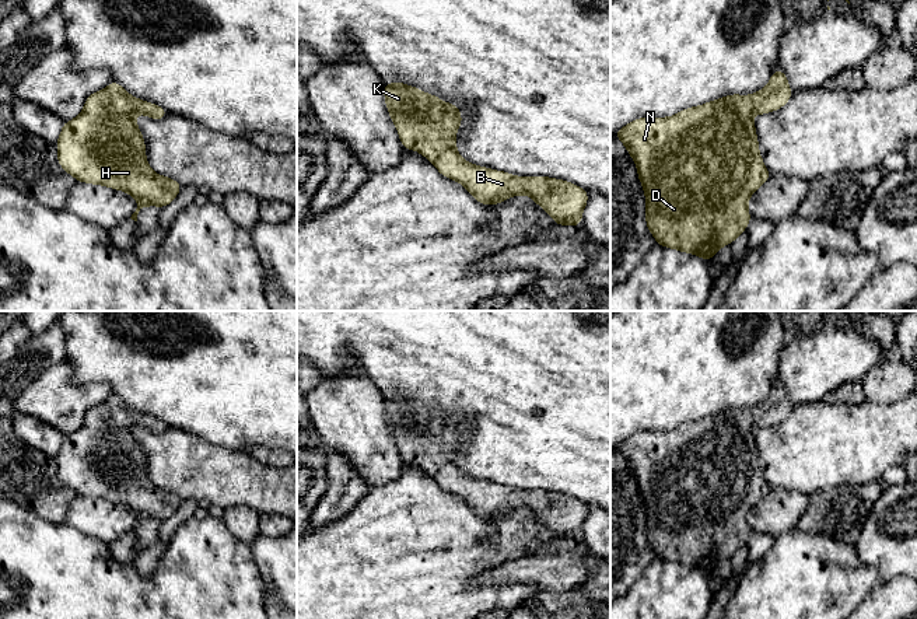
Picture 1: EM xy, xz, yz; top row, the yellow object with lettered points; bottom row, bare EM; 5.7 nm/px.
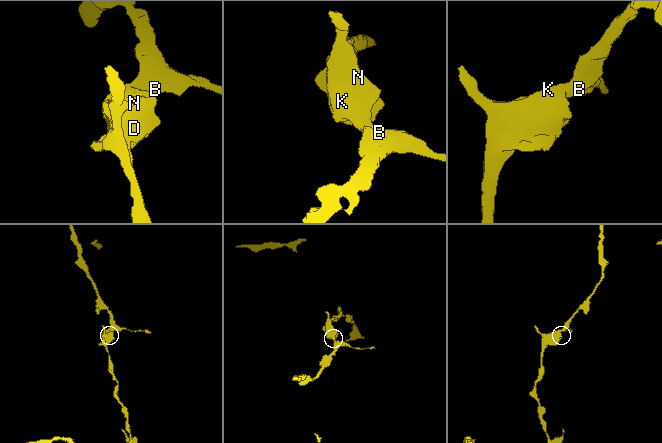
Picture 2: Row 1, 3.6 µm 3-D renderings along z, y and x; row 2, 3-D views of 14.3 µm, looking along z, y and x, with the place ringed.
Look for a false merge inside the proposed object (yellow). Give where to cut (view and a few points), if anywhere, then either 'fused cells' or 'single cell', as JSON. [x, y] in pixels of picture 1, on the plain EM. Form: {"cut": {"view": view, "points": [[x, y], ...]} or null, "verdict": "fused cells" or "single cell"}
{"cut": null, "verdict": "single cell"}

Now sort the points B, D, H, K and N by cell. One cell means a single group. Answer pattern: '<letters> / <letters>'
B D H K N

